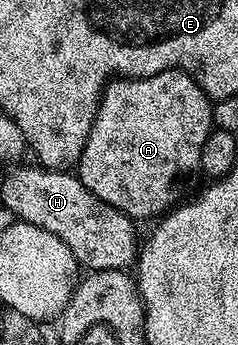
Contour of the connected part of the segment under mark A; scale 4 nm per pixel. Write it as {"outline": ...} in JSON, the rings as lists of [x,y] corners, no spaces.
{"outline":[[[164,70],[155,76],[147,76],[146,78],[123,78],[117,76],[106,82],[105,88],[101,92],[101,103],[97,106],[97,115],[91,124],[91,132],[87,136],[87,144],[83,148],[81,158],[76,164],[75,173],[83,185],[96,198],[111,204],[115,209],[129,215],[130,218],[134,220],[140,220],[140,218],[153,218],[152,220],[157,220],[168,214],[174,206],[178,205],[186,197],[185,189],[188,188],[189,181],[195,176],[198,177],[201,169],[203,144],[207,140],[207,136],[214,129],[213,102],[209,95],[206,94],[205,89],[191,75],[185,73],[184,70]]]}

